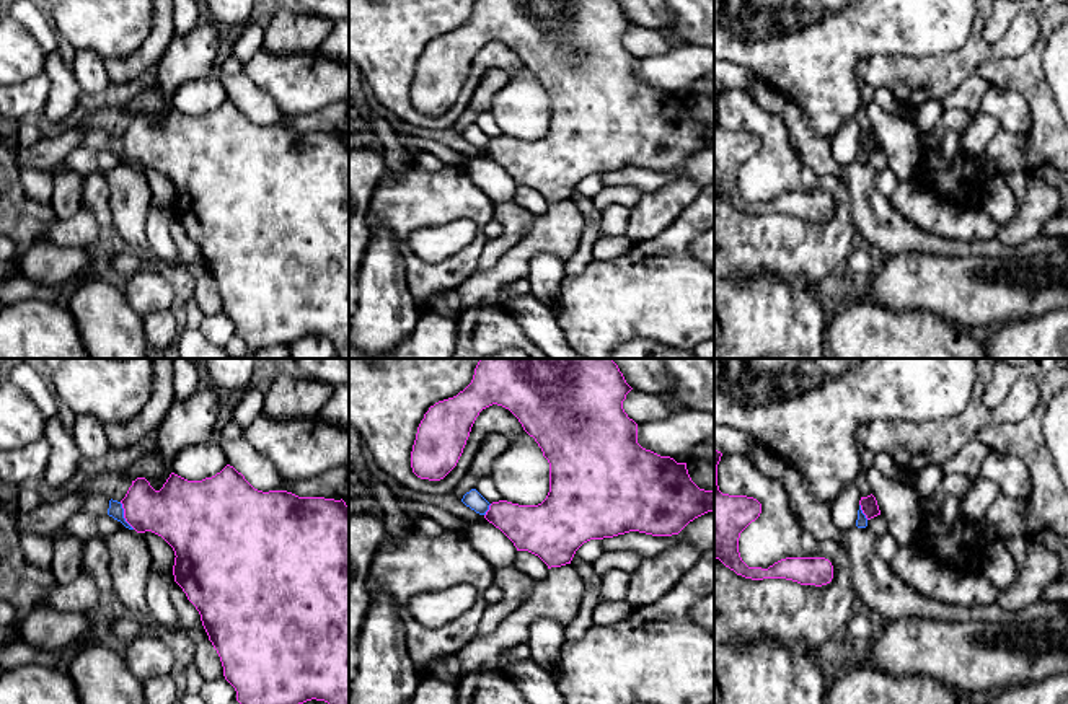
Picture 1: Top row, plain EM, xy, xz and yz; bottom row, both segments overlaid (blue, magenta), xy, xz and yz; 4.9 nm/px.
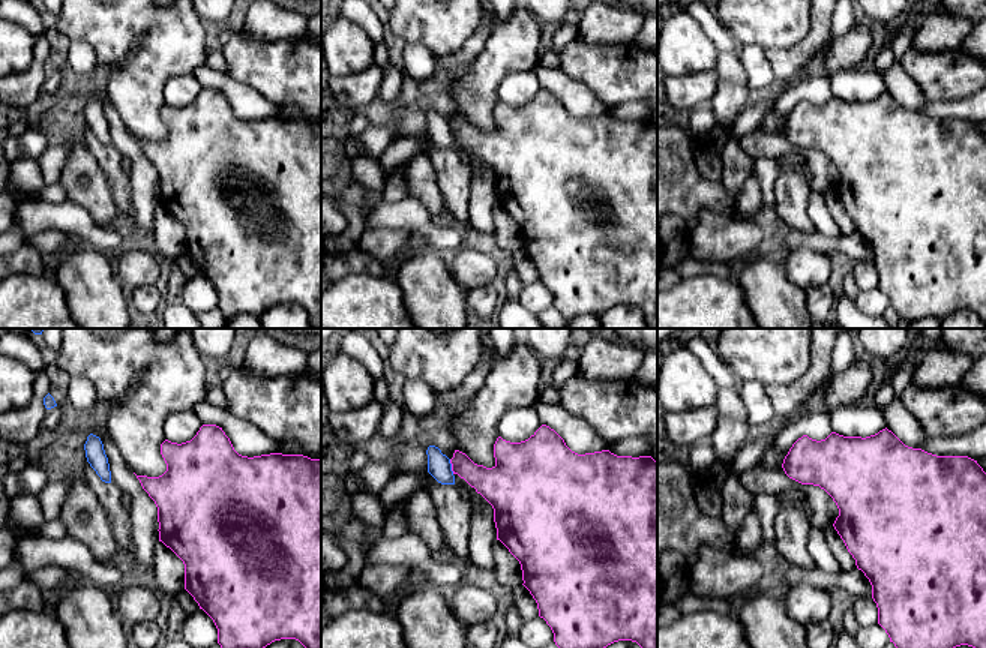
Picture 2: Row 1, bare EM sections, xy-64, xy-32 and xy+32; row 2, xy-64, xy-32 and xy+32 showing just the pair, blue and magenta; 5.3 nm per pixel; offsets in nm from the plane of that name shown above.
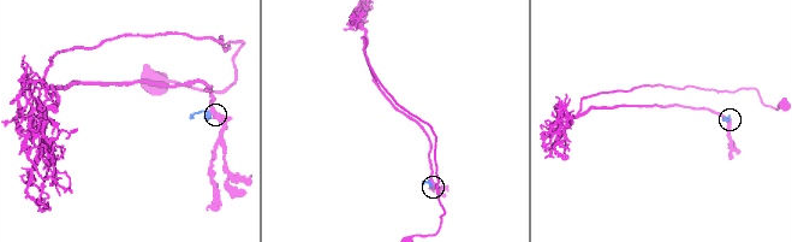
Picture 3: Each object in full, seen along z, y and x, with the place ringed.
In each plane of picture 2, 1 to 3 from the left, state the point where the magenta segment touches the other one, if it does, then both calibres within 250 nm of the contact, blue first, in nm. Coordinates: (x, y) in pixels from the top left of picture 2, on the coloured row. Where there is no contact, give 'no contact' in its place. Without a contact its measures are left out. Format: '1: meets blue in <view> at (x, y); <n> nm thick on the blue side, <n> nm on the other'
1: no contact
2: meets blue in xy-32 at (450, 467); 130 nm thick on the blue side, 180 nm on the other
3: no contact

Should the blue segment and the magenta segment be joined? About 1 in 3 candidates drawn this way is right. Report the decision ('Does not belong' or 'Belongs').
Does not belong

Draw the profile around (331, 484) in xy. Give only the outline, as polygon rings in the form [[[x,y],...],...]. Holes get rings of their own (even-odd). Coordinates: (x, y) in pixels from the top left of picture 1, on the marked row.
[[[349,468],[331,469],[310,479],[287,481],[280,491],[292,492],[298,497],[324,497],[341,500],[346,492]]]

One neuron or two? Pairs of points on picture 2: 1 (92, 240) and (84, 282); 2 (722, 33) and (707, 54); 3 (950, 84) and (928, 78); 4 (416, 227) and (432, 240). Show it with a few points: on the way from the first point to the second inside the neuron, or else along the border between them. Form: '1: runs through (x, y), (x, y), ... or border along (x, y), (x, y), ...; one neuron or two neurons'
1: border along (86, 245), (110, 255); two neurons
2: border along (692, 17), (719, 50); two neurons
3: runs through (944, 84), (934, 83); one neuron
4: runs through (420, 228), (428, 236); one neuron

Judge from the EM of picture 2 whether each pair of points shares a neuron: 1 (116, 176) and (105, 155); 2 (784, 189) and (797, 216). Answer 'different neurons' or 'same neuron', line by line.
1: same neuron
2: same neuron

